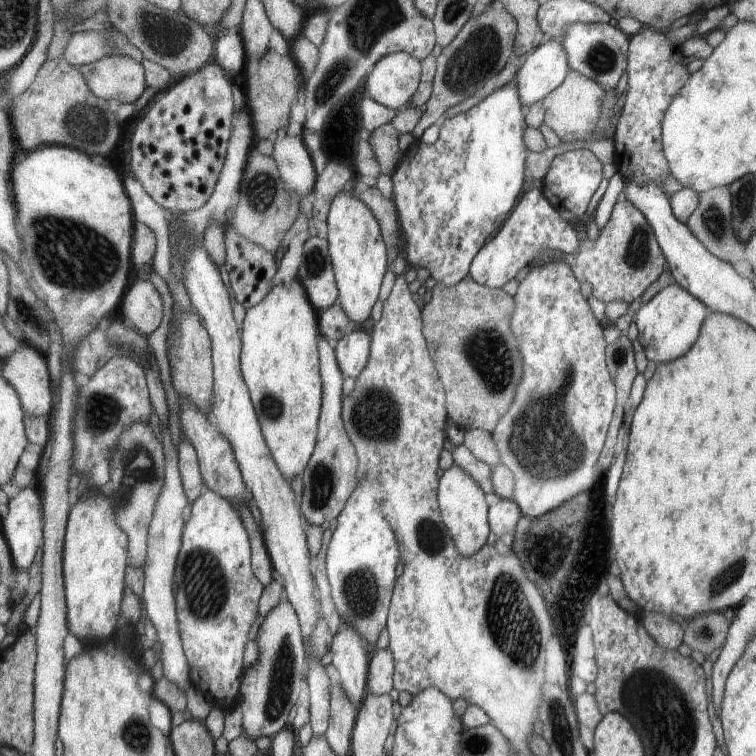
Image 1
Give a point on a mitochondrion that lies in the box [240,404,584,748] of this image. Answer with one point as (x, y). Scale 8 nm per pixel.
(508, 619)

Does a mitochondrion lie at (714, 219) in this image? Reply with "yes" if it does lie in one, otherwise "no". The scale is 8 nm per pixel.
yes

